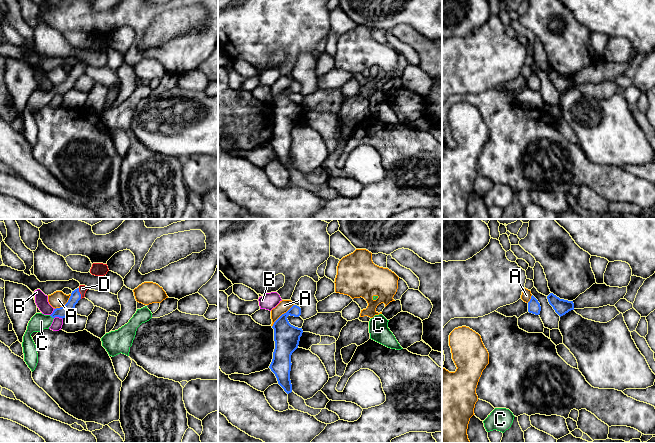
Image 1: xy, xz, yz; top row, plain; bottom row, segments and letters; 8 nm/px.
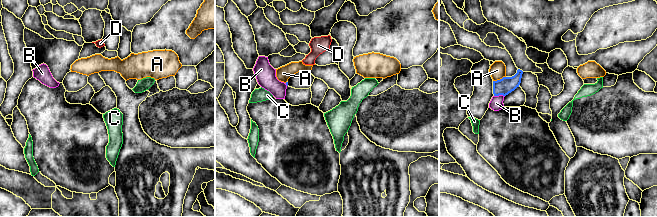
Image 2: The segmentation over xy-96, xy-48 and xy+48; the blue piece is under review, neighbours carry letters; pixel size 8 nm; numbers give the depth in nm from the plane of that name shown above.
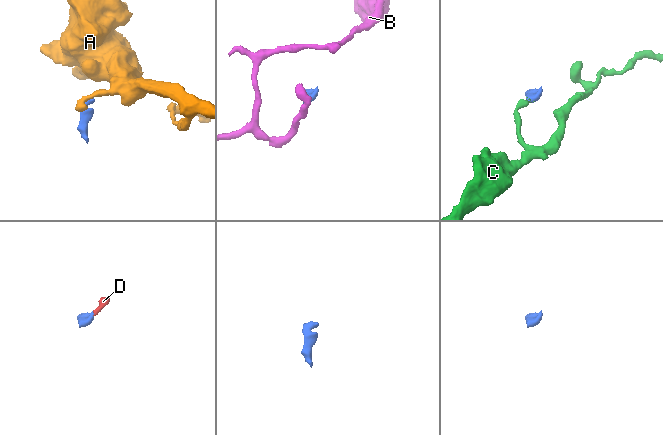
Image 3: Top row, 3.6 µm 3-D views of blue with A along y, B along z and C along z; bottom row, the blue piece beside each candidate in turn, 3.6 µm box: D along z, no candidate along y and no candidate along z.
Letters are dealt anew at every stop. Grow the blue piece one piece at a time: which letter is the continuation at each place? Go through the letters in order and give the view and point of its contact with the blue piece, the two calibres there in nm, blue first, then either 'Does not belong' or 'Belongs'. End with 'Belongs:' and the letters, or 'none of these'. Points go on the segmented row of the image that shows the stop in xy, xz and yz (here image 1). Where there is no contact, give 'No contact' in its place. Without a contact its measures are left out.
A: Touches blue at xz (281, 315). Thickness 200 nm (blue) against 90 nm. Does not belong
B: Touches blue at xy (58, 316). Thickness 90 nm (blue) against 90 nm. Does not belong
C: Touches blue at xy (51, 316). Thickness 90 nm (blue) against 140 nm. Belongs
D: Touches blue at xy (79, 293). Thickness 90 nm (blue) against 60 nm. Belongs
Belongs: C, D

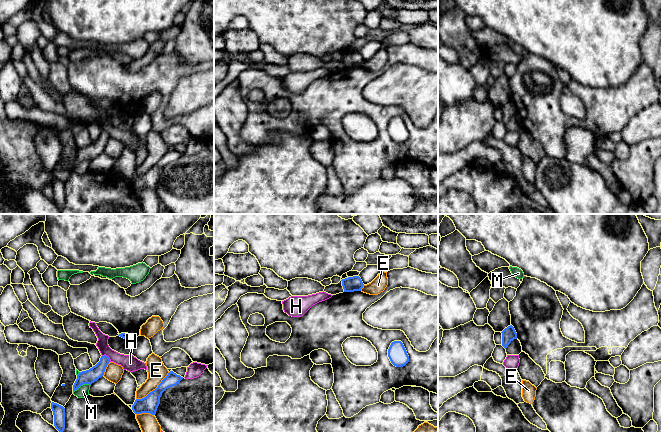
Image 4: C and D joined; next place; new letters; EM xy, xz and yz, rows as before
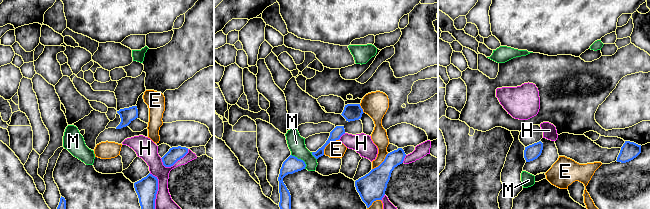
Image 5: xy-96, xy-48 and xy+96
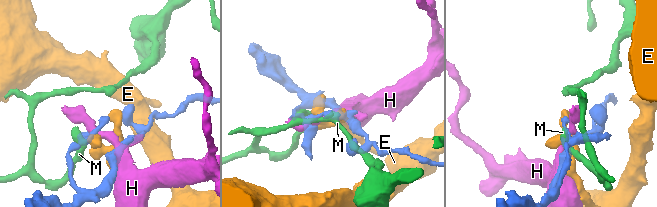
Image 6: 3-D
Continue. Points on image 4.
E: Touches blue at xy (153, 390). Thickness 140 nm (blue) against 150 nm. Does not belong
H: Touches blue at xy (107, 356). Thickness 110 nm (blue) against 130 nm. Does not belong
M: Touches blue at xy (81, 384). Thickness 110 nm (blue) against 100 nm. Does not belong
Belongs: none of these

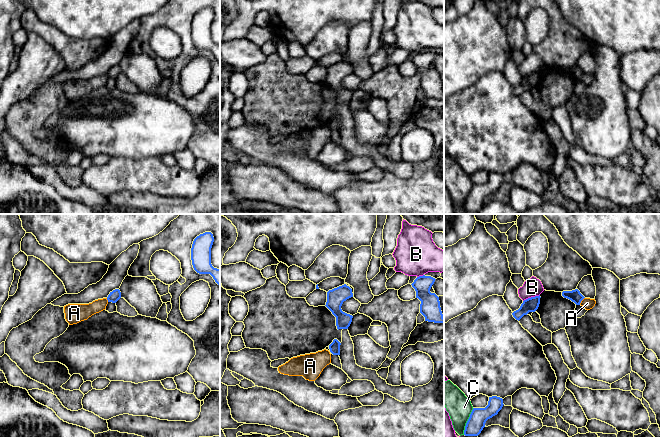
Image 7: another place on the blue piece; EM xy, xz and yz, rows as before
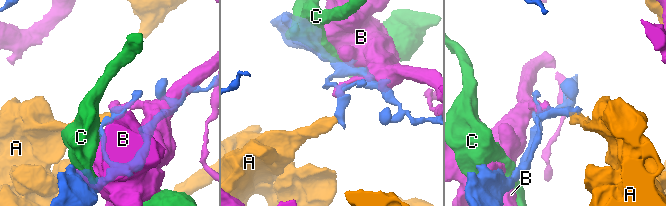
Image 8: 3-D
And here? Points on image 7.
A: Touches blue at yz (581, 300). Thickness 100 nm (blue) against 90 nm. Does not belong
B: Touches blue at yz (531, 297). Thickness 110 nm (blue) against 150 nm. Does not belong
C: Touches blue at yz (467, 421). Thickness 140 nm (blue) against 200 nm. Does not belong
Belongs: none of these

